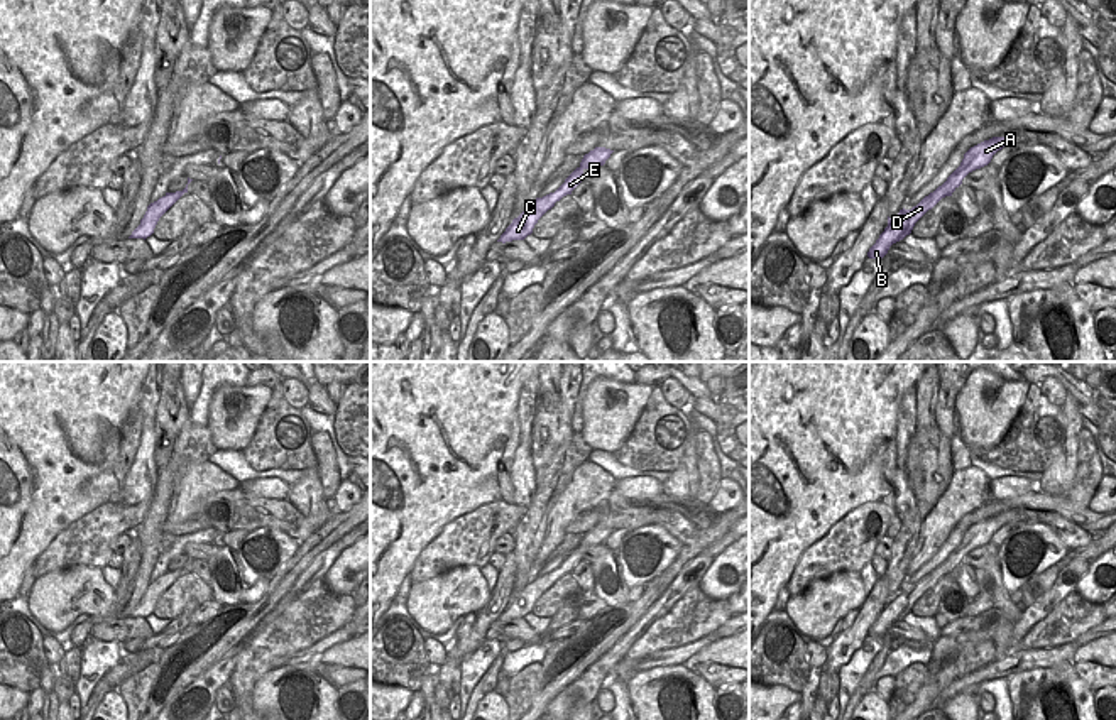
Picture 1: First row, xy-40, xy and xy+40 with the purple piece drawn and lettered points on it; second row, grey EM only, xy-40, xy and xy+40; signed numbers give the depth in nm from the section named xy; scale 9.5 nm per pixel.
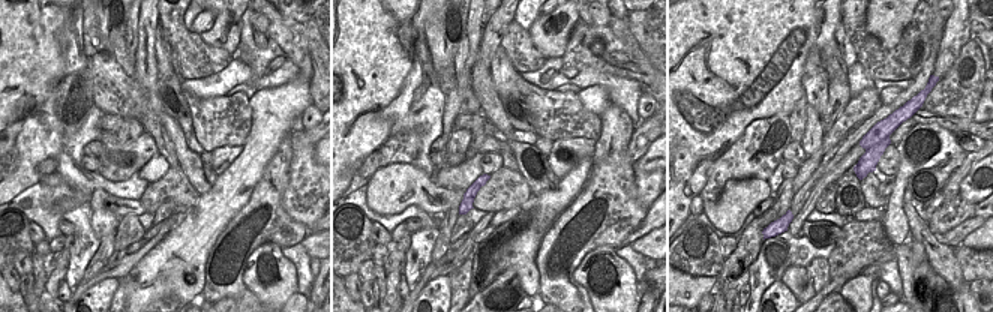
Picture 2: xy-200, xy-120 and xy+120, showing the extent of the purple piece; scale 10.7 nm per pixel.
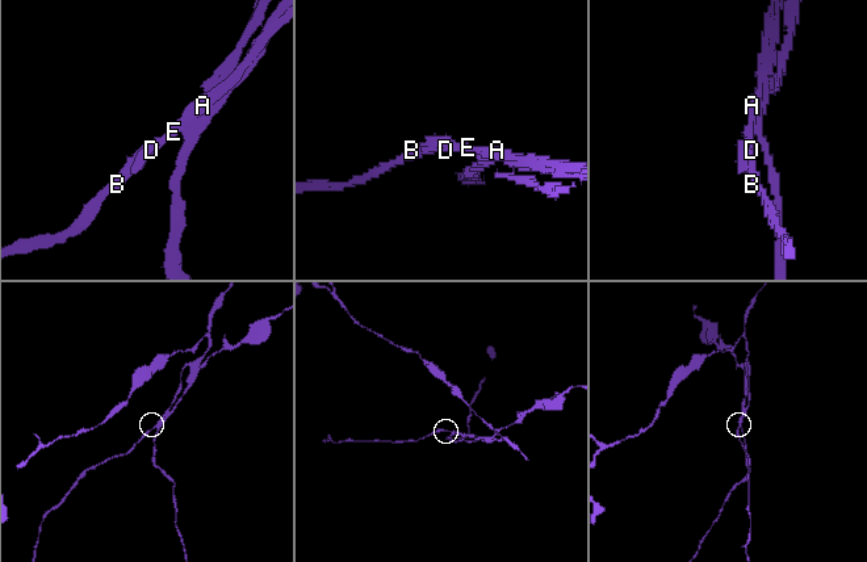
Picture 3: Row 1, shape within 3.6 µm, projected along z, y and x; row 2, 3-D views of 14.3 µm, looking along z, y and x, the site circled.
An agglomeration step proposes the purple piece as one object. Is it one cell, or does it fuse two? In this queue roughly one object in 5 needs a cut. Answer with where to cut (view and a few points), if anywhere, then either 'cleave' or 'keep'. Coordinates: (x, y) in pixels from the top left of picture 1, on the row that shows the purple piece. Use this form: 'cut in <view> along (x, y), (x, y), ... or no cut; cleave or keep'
cut in xy+40 along (900, 212), (907, 222), (908, 234); cleave

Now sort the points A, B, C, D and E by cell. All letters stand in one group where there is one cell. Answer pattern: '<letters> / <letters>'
A D E / B C

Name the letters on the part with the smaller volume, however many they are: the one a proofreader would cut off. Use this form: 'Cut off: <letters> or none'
Cut off: B, C

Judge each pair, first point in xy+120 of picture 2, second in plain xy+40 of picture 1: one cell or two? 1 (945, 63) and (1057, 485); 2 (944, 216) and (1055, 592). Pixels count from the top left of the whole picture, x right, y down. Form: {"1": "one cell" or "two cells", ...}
{"1": "one cell", "2": "two cells"}

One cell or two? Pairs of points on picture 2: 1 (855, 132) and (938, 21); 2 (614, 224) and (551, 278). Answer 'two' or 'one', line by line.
1: one
2: one

